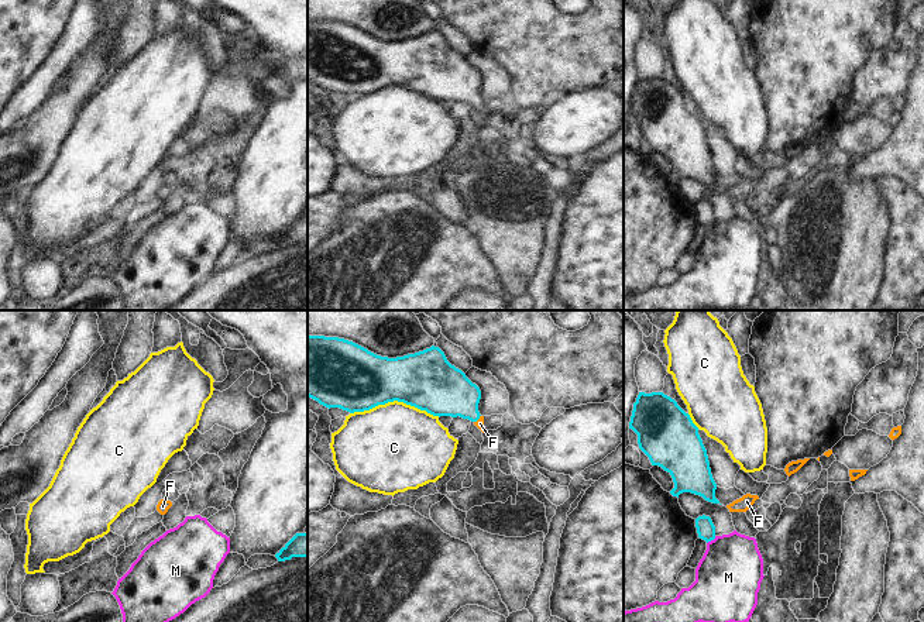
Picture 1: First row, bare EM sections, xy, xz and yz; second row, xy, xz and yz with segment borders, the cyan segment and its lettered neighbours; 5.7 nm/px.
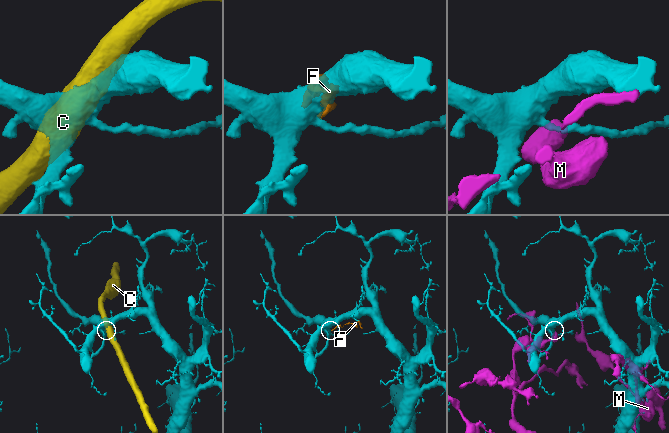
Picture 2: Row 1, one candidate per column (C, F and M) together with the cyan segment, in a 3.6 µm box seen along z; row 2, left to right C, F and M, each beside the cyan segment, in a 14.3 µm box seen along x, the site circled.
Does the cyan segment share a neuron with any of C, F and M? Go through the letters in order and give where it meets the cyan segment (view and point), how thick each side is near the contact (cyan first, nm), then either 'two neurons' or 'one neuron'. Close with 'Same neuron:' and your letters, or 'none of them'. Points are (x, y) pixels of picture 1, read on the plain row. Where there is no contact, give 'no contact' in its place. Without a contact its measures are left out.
C: meets cyan in xz at (395, 83); 360 nm thick on the cyan side, 460 nm on the other; two neurons
F: meets cyan in xz at (477, 103); 280 nm thick on the cyan side, 50 nm on the other; one neuron
M: meets cyan in yz at (711, 223); 110 nm thick on the cyan side, 380 nm on the other; two neurons
Same neuron: F

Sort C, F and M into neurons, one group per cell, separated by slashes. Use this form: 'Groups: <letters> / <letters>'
Groups: C / F / M.

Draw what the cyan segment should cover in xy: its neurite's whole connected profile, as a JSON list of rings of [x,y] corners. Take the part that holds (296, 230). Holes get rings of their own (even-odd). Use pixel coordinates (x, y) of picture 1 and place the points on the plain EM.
[[[296,217],[276,238],[278,245],[308,241],[308,217]]]

